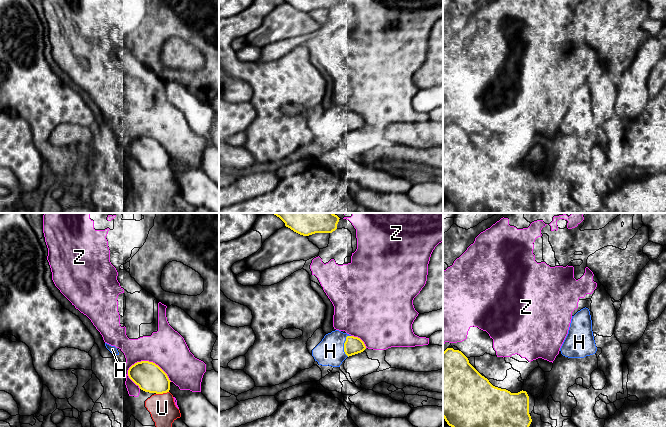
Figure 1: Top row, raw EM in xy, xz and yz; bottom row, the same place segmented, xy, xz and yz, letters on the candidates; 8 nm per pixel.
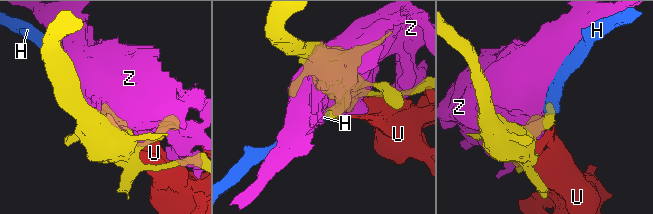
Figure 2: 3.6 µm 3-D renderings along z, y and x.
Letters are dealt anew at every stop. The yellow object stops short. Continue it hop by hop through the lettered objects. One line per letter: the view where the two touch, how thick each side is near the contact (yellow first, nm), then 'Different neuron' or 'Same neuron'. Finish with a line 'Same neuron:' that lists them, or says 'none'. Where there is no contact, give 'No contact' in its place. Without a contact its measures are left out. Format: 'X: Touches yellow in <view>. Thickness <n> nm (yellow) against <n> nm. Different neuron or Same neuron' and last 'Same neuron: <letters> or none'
H: Touches yellow in xz. Thickness 140 nm (yellow) against 220 nm. Same neuron
U: Touches yellow in xy. Thickness 220 nm (yellow) against 220 nm. Different neuron
Z: Touches yellow in xy. Thickness 220 nm (yellow) against 300 nm. Different neuron
Same neuron: H

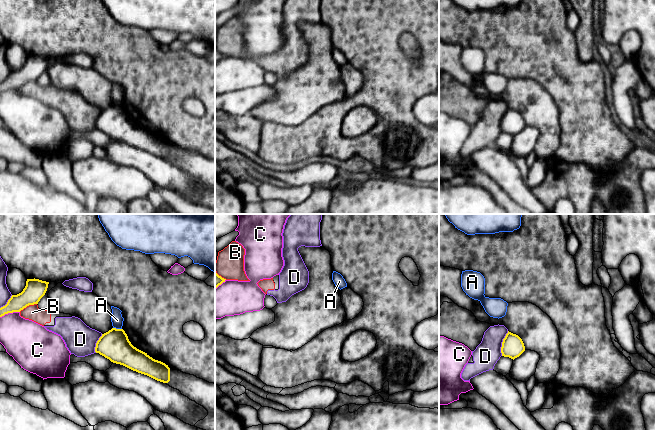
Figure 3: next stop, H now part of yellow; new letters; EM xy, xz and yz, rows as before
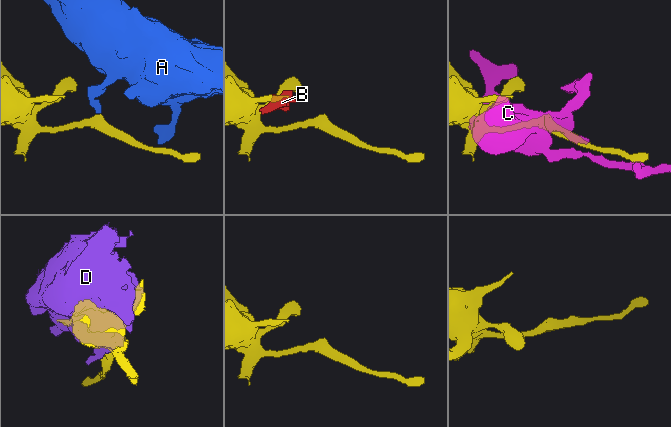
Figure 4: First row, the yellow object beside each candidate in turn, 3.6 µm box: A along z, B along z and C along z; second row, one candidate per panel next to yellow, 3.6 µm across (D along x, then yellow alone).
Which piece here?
A: Touches yellow in xy. Thickness 240 nm (yellow) against 100 nm. Different neuron
B: Touches yellow in xy. Thickness 170 nm (yellow) against 120 nm. Different neuron
C: Touches yellow in xy. Thickness 160 nm (yellow) against 320 nm. Different neuron
D: Touches yellow in yz. Thickness 180 nm (yellow) against 200 nm. Different neuron
Same neuron: none

